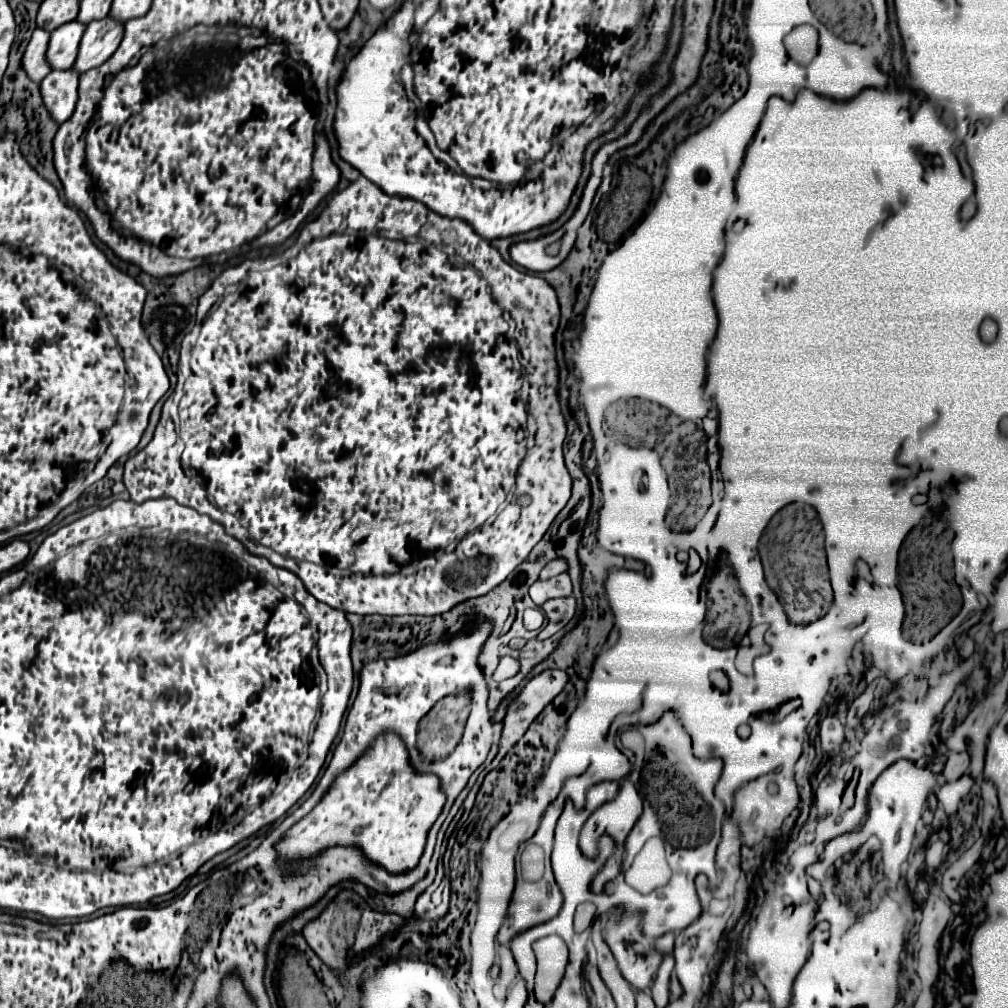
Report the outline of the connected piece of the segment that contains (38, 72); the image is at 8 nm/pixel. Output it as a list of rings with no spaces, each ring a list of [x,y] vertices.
[[[36,28],[32,32],[32,38],[30,38],[30,42],[28,42],[26,50],[24,50],[24,56],[22,56],[22,68],[26,70],[26,74],[34,82],[42,80],[52,70],[46,64],[46,58],[44,58],[44,52],[46,52],[46,46],[48,46],[48,38],[50,38],[50,34],[46,30]]]

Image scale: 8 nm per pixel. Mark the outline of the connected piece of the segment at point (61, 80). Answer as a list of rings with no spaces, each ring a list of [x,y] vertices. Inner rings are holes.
[[[52,70],[42,82],[42,102],[56,124],[62,124],[74,112],[78,100],[78,72],[76,70]]]

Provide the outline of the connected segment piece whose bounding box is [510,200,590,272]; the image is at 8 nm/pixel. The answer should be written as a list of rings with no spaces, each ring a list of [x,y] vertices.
[[[582,200],[568,222],[552,234],[540,236],[536,240],[524,240],[510,246],[510,258],[532,272],[546,272],[556,268],[570,252],[576,242],[576,234],[584,216],[590,208],[590,200]]]

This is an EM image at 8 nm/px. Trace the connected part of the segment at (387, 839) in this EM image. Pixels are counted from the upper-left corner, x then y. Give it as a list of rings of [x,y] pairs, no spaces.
[[[380,736],[374,746],[356,762],[352,764],[344,774],[334,780],[332,788],[326,792],[326,796],[320,800],[320,804],[310,812],[306,818],[302,818],[294,828],[290,828],[284,836],[284,840],[276,846],[278,852],[288,858],[308,858],[320,852],[322,848],[336,846],[336,844],[356,844],[360,846],[366,856],[380,866],[384,866],[388,872],[406,872],[414,868],[420,860],[420,854],[426,844],[426,832],[432,826],[432,822],[438,818],[442,806],[444,806],[444,794],[440,792],[438,778],[432,774],[416,774],[412,766],[408,764],[408,752],[406,746],[396,736]]]

